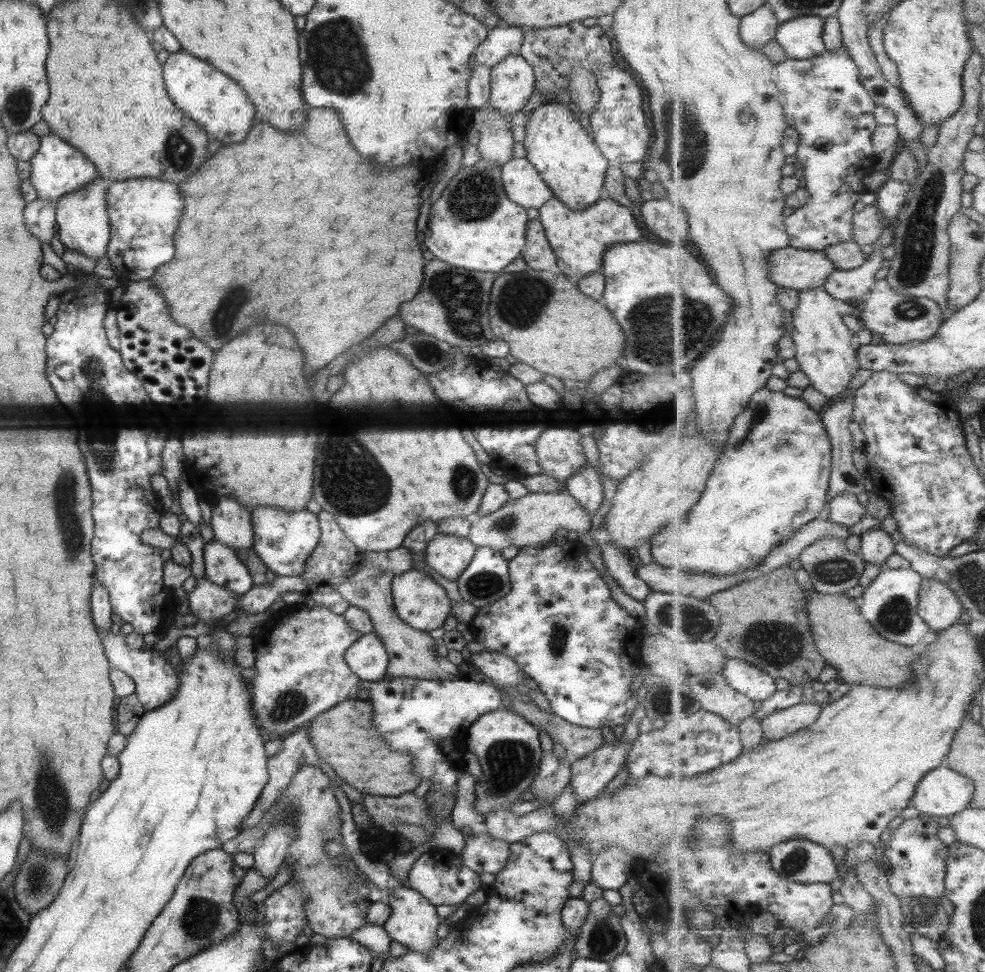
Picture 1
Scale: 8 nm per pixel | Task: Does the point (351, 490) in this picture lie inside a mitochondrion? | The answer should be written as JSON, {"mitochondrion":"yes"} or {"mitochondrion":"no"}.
{"mitochondrion":"yes"}

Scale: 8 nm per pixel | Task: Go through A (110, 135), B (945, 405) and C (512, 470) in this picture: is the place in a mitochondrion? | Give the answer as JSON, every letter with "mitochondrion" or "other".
{"A":"other","B":"other","C":"other"}

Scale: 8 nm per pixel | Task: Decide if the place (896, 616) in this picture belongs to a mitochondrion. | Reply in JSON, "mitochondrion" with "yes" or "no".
{"mitochondrion":"yes"}

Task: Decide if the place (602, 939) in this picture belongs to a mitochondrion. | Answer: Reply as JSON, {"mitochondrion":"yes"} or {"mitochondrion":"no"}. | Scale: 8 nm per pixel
{"mitochondrion":"yes"}

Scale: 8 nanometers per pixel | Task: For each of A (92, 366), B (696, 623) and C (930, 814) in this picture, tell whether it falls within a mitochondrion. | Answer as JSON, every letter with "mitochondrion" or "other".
{"A":"mitochondrion","B":"mitochondrion","C":"other"}

